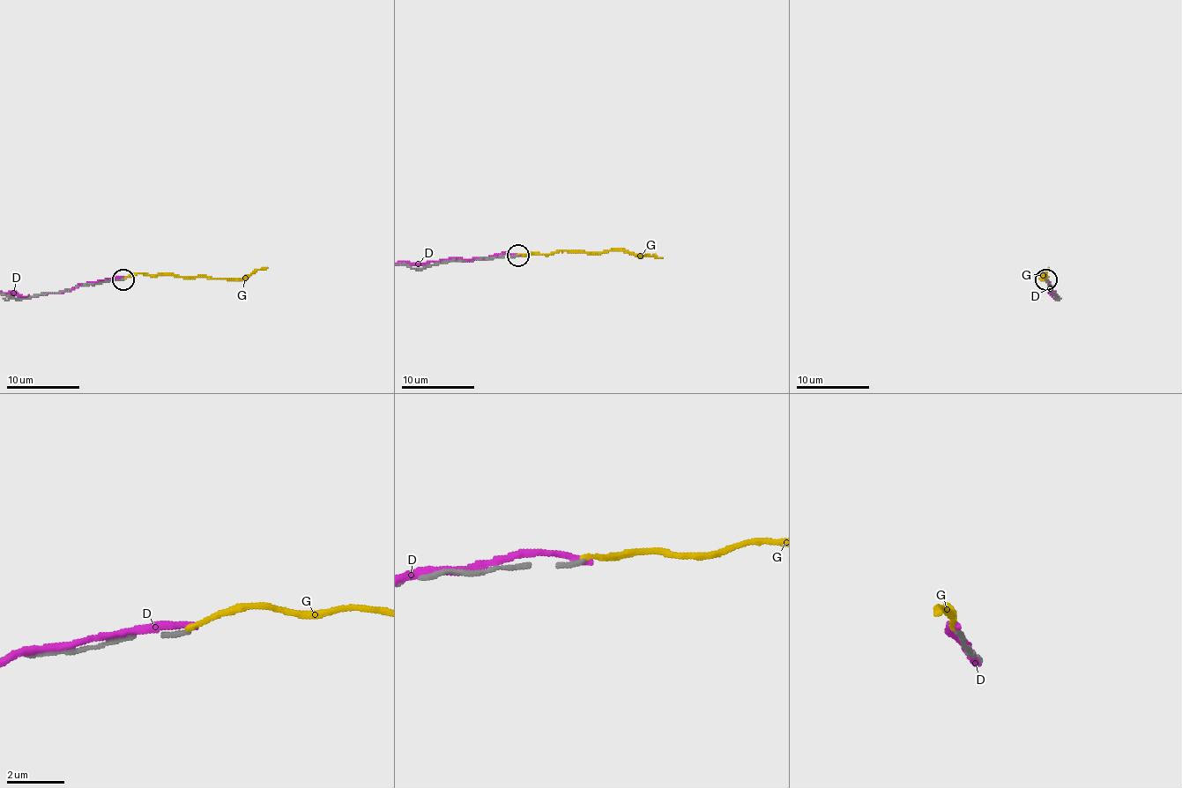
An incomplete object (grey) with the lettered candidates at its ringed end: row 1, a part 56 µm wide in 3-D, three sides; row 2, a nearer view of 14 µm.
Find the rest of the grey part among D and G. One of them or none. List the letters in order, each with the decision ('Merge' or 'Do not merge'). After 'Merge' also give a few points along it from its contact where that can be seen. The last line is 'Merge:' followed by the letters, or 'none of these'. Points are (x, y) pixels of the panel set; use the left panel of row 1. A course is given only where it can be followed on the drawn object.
D: Do not merge
G: Do not merge
Merge: none of these

